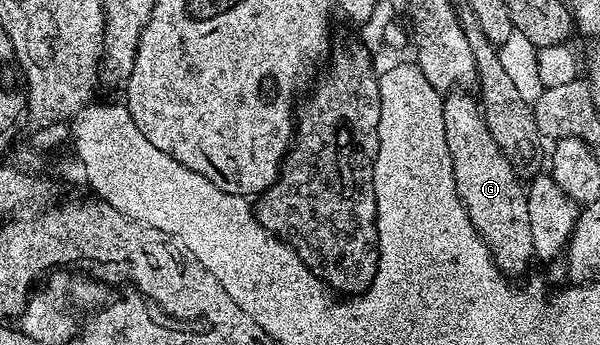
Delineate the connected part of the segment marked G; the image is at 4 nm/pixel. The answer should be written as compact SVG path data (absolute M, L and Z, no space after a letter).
M455 94L442 96L445 145L451 154L455 188L471 224L486 241L500 271L508 277L519 277L515 275L521 274L533 262L535 254L532 230L529 229L528 188L513 165L509 165L505 153L501 153L497 141L493 141L493 133L485 125L476 104Z

